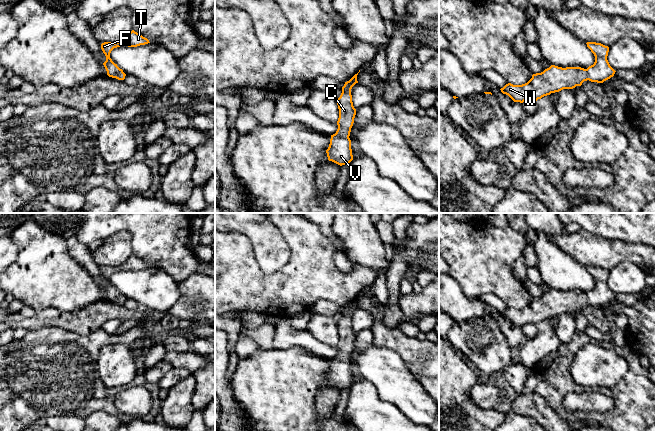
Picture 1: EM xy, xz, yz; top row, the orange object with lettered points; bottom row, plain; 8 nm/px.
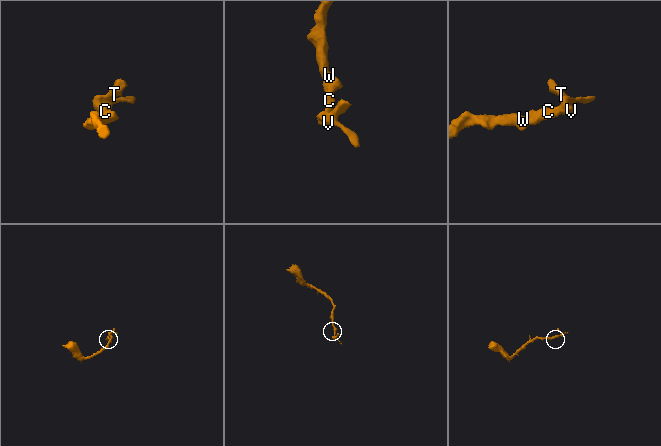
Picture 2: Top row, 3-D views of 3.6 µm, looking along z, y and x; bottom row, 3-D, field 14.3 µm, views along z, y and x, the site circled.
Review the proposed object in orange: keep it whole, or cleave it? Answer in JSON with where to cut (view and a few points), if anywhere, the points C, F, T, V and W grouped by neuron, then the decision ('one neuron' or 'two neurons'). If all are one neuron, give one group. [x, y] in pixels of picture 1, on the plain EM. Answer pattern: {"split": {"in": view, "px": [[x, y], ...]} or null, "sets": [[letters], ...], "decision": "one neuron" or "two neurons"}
{"split": null, "sets": [["C", "F", "T", "V", "W"]], "decision": "one neuron"}

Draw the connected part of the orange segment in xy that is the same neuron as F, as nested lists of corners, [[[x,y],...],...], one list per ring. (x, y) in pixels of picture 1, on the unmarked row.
[[[132,254],[128,260],[122,264],[121,266],[104,266],[101,268],[101,273],[106,280],[106,285],[103,287],[107,299],[112,302],[116,302],[118,304],[124,304],[126,298],[120,293],[117,288],[115,288],[112,283],[110,282],[110,277],[114,272],[120,270],[128,270],[128,271],[137,271],[140,269],[145,269],[150,267],[149,264],[143,261],[141,258]]]

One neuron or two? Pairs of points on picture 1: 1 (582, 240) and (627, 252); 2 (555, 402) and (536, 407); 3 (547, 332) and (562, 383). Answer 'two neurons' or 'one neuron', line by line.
1: one neuron
2: two neurons
3: two neurons

